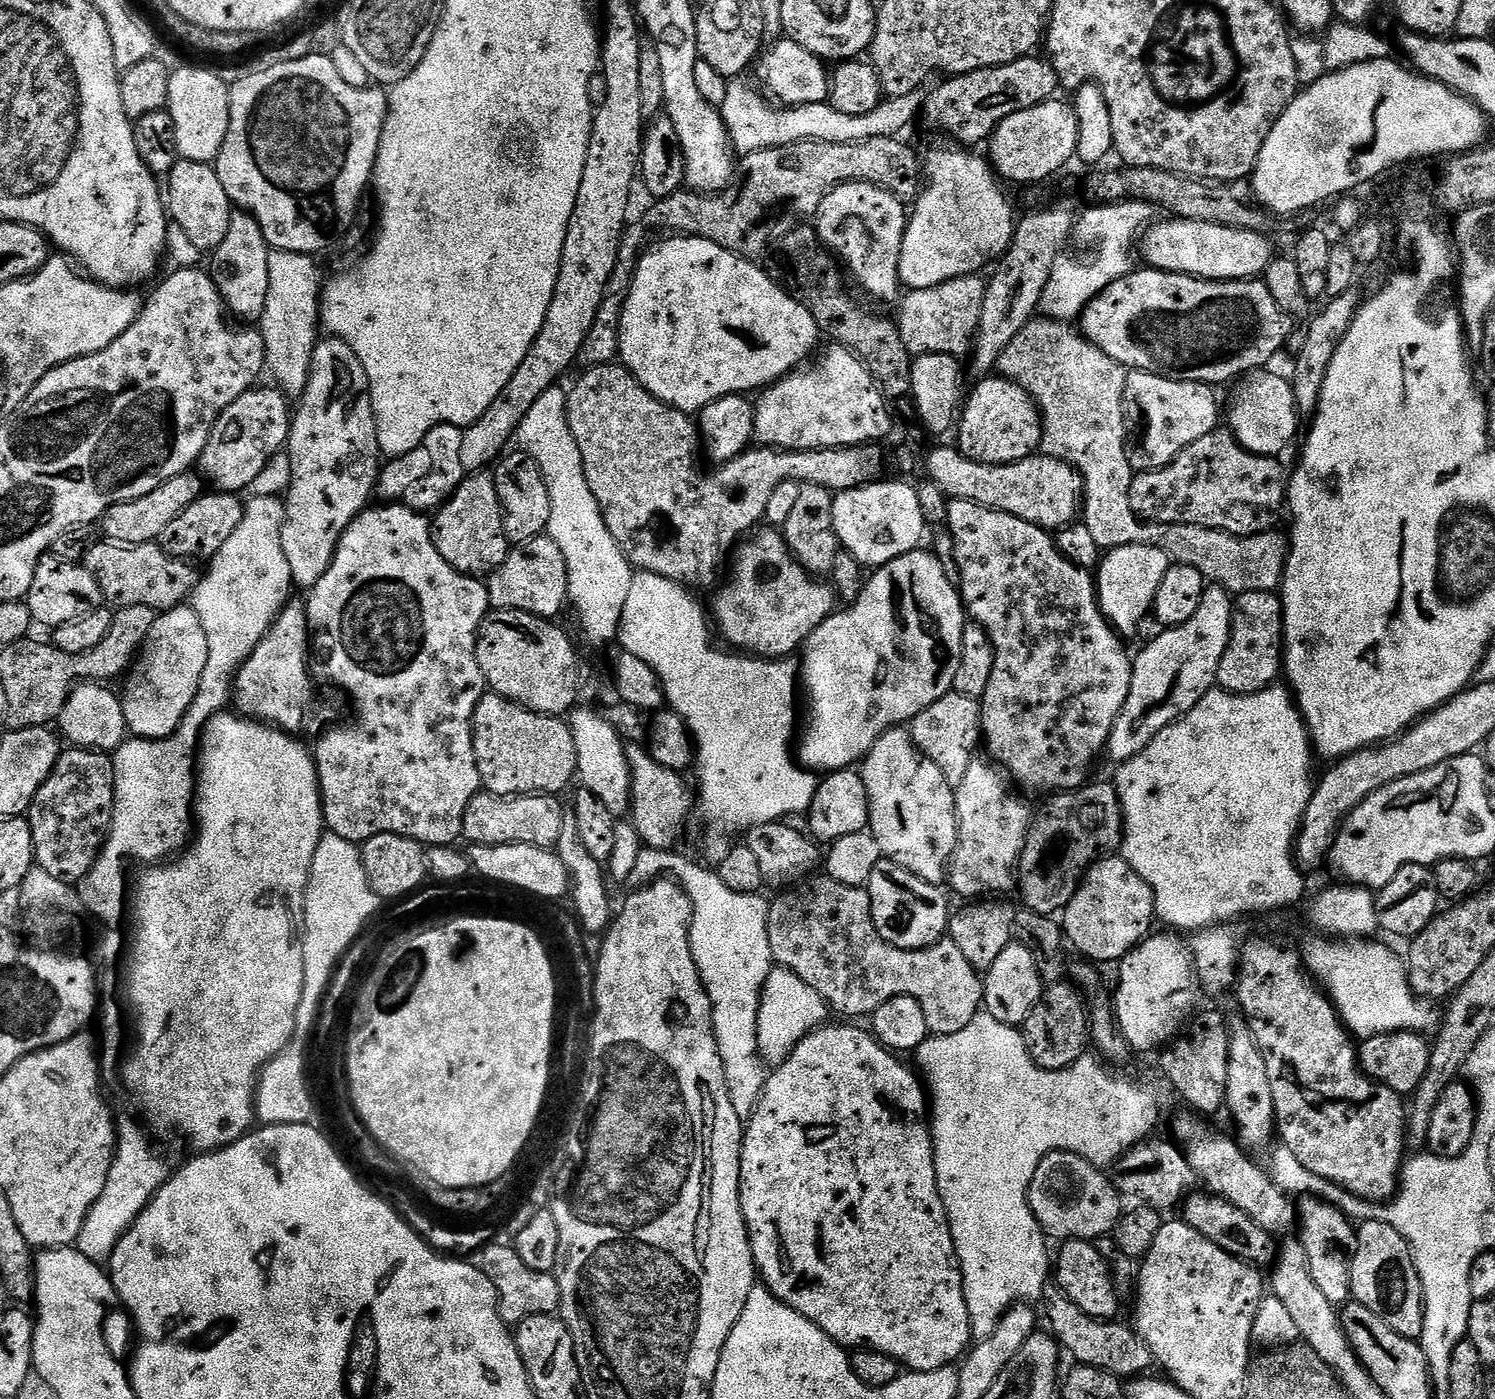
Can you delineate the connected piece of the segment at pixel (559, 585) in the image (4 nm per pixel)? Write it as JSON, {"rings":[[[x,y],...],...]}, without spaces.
{"rings":[[[547,534],[527,540],[523,546],[513,547],[506,562],[493,570],[486,583],[489,605],[496,610],[556,618],[569,603],[566,559]]]}

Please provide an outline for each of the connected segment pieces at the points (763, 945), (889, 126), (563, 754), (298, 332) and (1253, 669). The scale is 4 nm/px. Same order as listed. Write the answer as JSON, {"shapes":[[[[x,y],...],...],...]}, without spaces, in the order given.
{"shapes":[[[[641,847],[638,858],[635,859],[634,870],[631,871],[629,881],[636,882],[651,882],[661,878],[671,878],[677,881],[684,893],[690,898],[692,903],[692,925],[688,931],[688,941],[690,942],[690,954],[694,958],[694,966],[700,975],[702,986],[706,990],[706,994],[710,998],[710,1006],[712,1007],[712,1029],[714,1030],[714,1038],[718,1046],[718,1054],[724,1063],[724,1077],[726,1078],[726,1090],[730,1094],[730,1106],[734,1106],[734,1110],[741,1116],[741,1118],[751,1117],[752,1111],[758,1106],[760,1095],[764,1092],[764,1082],[766,1079],[766,1065],[764,1059],[760,1057],[758,1050],[758,1006],[760,1005],[760,995],[764,989],[764,983],[768,980],[768,976],[772,973],[774,961],[772,959],[772,951],[770,950],[770,934],[768,933],[768,906],[769,901],[763,900],[763,895],[760,894],[738,894],[734,890],[730,890],[730,886],[726,886],[726,882],[720,880],[719,871],[708,868],[703,868],[700,864],[695,864],[692,860],[687,860],[684,856],[679,856],[679,851],[666,849],[650,849]]],[[[740,78],[733,79],[726,90],[726,100],[719,107],[728,137],[732,140],[732,147],[740,154],[786,146],[799,140],[825,140],[849,144],[855,140],[869,140],[879,136],[896,138],[901,135],[900,131],[907,124],[918,120],[926,99],[923,91],[911,92],[902,98],[891,98],[887,101],[888,117],[880,116],[881,114],[847,116],[834,110],[831,103],[811,104],[801,108],[777,106],[765,99],[755,87],[752,89],[750,85],[743,84],[744,82]]],[[[486,694],[480,699],[472,719],[472,741],[485,792],[499,796],[560,794],[571,780],[577,779],[578,754],[571,727],[559,716],[532,712],[505,696]]],[[[290,250],[269,251],[270,290],[266,290],[266,310],[258,331],[264,343],[264,367],[272,375],[271,383],[289,401],[299,401],[310,382],[310,362],[318,343],[322,279],[316,256]]],[[[1242,592],[1235,597],[1232,629],[1216,683],[1235,696],[1258,694],[1281,679],[1284,662],[1284,604],[1276,592]]]]}

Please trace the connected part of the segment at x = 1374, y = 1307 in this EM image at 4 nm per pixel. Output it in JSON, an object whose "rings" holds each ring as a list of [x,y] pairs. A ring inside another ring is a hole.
{"rings":[[[1369,1218],[1359,1225],[1356,1234],[1356,1249],[1350,1270],[1352,1283],[1351,1299],[1355,1303],[1366,1306],[1370,1314],[1378,1314],[1394,1334],[1402,1334],[1402,1338],[1419,1341],[1424,1325],[1424,1291],[1416,1263],[1412,1260],[1412,1251],[1394,1230],[1387,1219]]]}

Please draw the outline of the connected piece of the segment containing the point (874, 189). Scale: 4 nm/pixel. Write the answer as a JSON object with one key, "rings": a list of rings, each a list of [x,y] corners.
{"rings":[[[853,182],[839,184],[820,203],[814,217],[814,227],[824,247],[839,257],[847,275],[856,279],[857,286],[876,300],[895,301],[902,288],[898,262],[906,227],[904,208],[900,199],[886,189],[876,184]]]}

